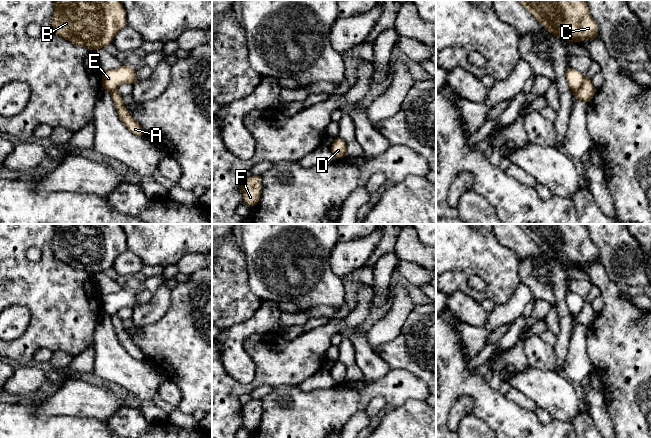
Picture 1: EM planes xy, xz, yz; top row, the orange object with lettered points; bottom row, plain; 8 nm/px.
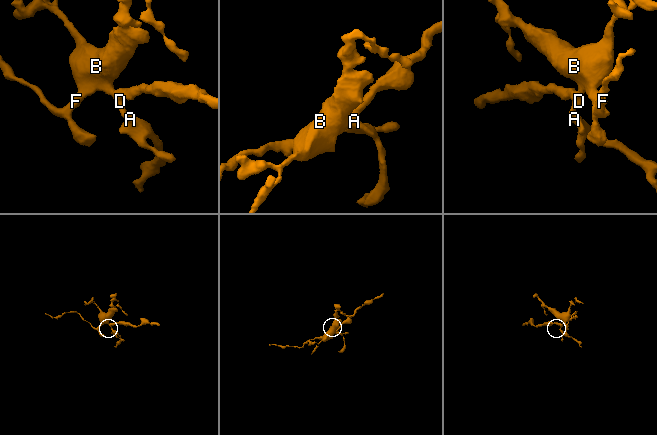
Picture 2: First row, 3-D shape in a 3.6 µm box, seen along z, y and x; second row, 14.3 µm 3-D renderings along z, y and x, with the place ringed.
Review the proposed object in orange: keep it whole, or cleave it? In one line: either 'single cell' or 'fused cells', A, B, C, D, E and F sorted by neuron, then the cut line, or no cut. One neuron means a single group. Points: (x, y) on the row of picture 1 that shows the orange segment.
fused cells | A B C D F / E | yz (585, 77), (582, 84), (573, 92)

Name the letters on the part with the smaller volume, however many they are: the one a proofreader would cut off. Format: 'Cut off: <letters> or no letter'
Cut off: E

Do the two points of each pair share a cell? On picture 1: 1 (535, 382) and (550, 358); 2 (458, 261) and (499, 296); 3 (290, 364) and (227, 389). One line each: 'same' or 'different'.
1: different
2: same
3: same

